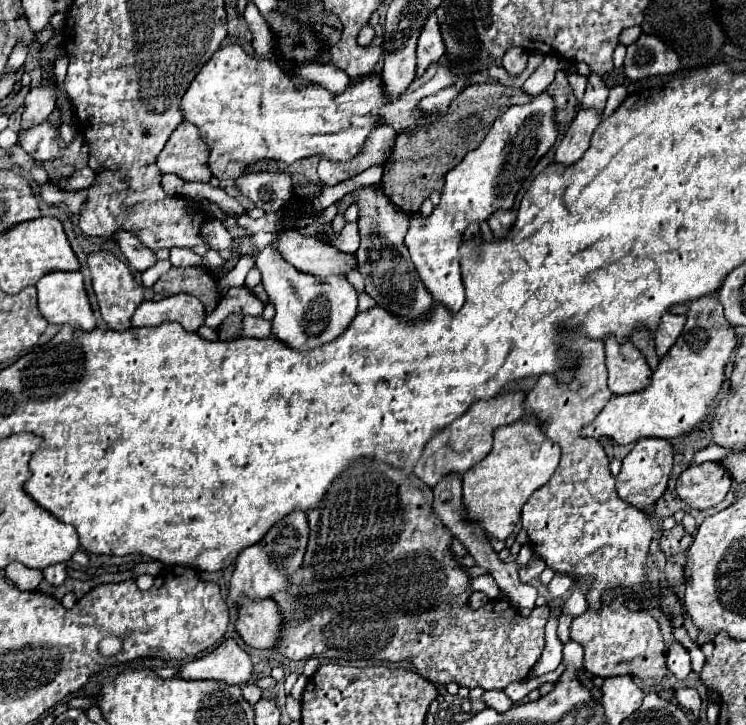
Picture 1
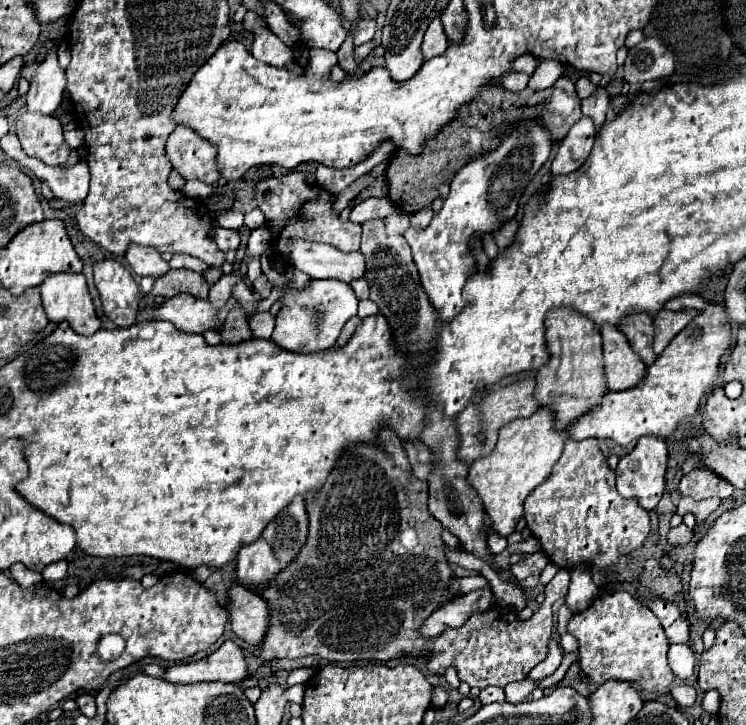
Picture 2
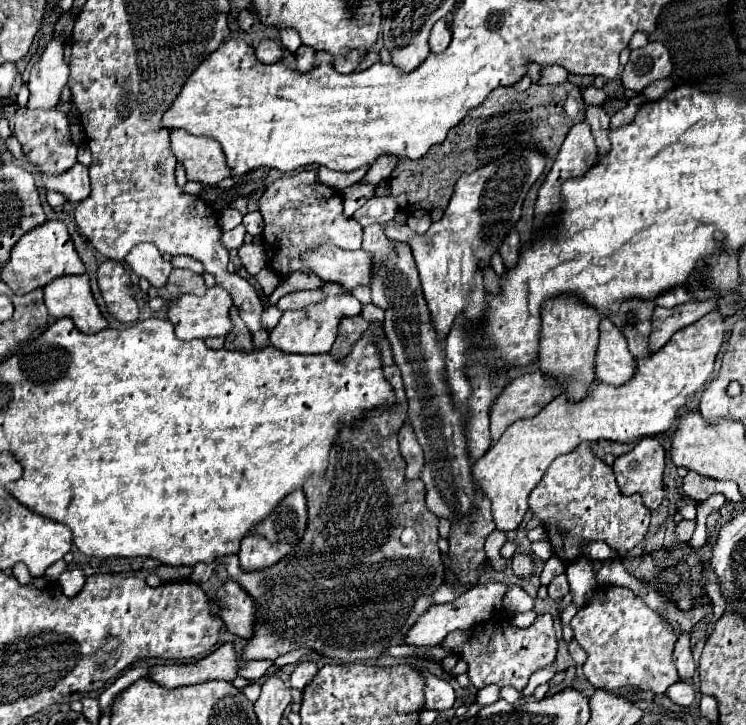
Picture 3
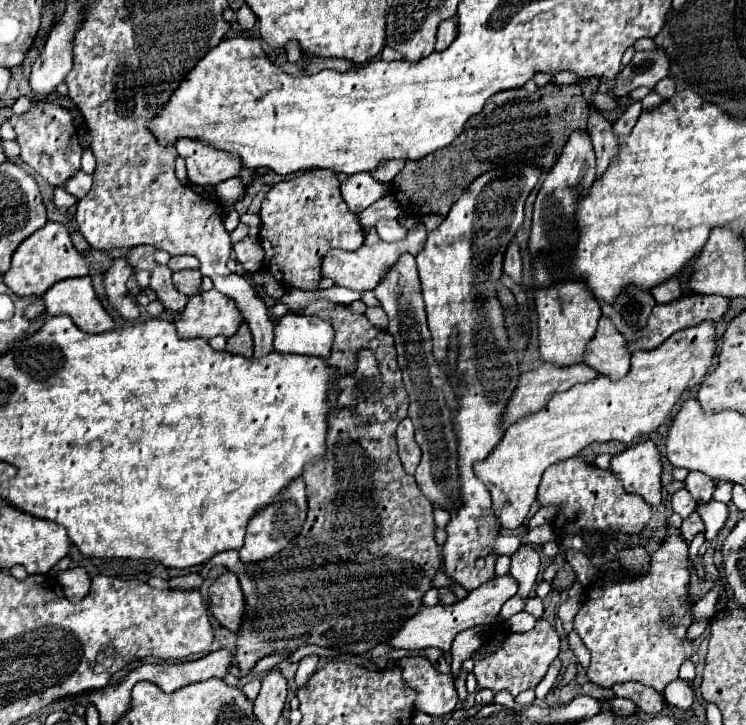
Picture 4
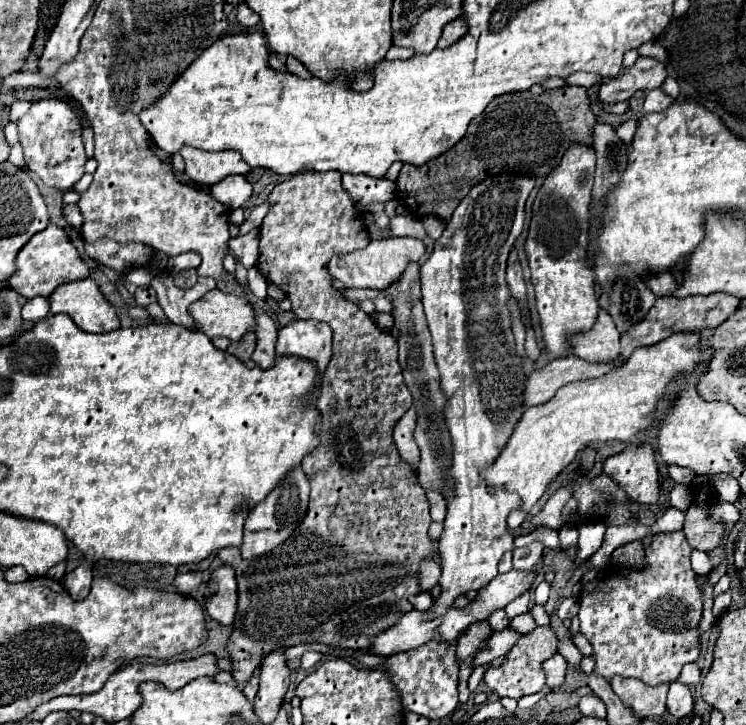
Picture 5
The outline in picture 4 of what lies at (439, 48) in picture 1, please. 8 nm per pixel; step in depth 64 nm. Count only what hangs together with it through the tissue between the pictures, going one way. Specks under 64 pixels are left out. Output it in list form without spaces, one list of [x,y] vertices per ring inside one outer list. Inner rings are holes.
[[[454,18],[444,20],[444,22],[438,26],[438,32],[436,32],[436,46],[434,46],[434,50],[436,50],[436,52],[442,52],[446,46],[452,44],[454,38],[456,38],[456,20],[454,20]]]

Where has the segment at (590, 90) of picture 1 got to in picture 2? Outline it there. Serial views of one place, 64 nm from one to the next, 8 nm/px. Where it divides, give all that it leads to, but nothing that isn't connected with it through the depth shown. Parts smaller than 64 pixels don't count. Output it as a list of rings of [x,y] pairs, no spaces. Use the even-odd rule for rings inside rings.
[[[602,84],[596,86],[596,94],[594,96],[588,96],[582,100],[582,114],[584,116],[590,116],[596,124],[596,130],[602,126],[604,118],[606,118],[606,110],[608,110],[608,104],[610,104],[610,96],[608,92],[604,90]]]

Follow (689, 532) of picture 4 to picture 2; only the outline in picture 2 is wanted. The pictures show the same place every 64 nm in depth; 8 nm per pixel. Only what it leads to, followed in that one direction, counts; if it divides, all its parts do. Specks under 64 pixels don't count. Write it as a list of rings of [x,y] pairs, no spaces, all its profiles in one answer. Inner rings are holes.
[[[680,524],[680,526],[672,528],[672,530],[668,532],[668,536],[666,536],[666,542],[668,542],[670,546],[674,546],[674,548],[682,548],[682,546],[686,546],[690,540],[692,540],[692,530],[688,530],[686,524]]]

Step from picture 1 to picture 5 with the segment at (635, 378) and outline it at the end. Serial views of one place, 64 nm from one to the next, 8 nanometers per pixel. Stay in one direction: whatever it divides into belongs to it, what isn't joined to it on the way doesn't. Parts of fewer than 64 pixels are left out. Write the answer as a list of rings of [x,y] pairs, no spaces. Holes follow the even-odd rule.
[[[600,310],[598,322],[590,332],[572,338],[572,350],[586,362],[614,364],[616,370],[626,364],[626,358],[620,354],[620,332],[616,330],[610,314],[604,310]]]

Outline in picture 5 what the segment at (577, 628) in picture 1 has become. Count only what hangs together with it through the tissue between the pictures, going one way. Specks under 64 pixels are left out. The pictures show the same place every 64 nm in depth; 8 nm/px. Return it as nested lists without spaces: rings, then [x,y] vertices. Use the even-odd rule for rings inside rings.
[[[662,532],[658,536],[654,536],[652,540],[652,546],[646,550],[646,560],[644,560],[644,566],[634,570],[634,568],[616,568],[612,570],[610,568],[604,568],[600,570],[597,577],[583,584],[580,592],[580,612],[578,612],[578,620],[580,620],[580,632],[586,636],[586,640],[592,644],[594,648],[594,674],[596,676],[602,676],[604,680],[612,680],[614,676],[622,676],[622,678],[638,678],[642,682],[646,682],[648,686],[658,686],[658,684],[670,684],[674,682],[678,676],[680,676],[680,670],[684,664],[688,662],[694,662],[700,654],[700,642],[698,642],[698,632],[696,632],[696,626],[700,622],[700,614],[702,614],[702,592],[698,590],[698,584],[696,584],[696,576],[694,576],[694,570],[690,566],[690,544],[686,542],[684,534],[682,532]]]

